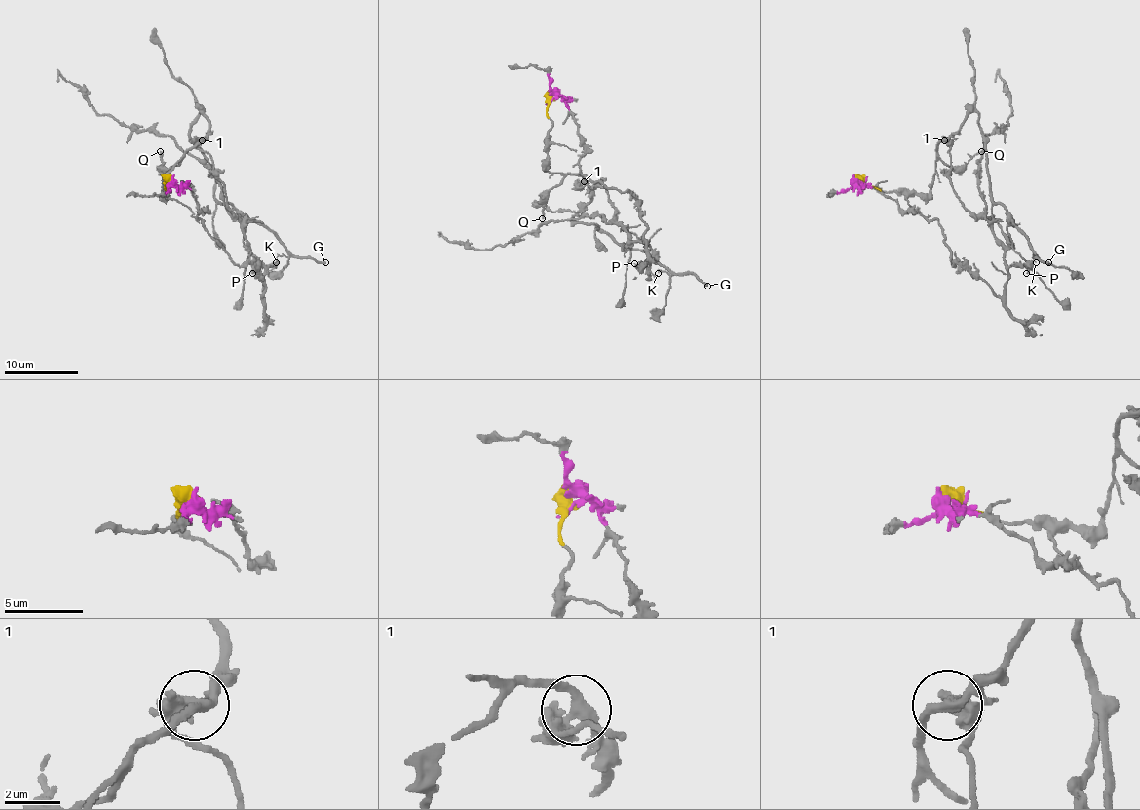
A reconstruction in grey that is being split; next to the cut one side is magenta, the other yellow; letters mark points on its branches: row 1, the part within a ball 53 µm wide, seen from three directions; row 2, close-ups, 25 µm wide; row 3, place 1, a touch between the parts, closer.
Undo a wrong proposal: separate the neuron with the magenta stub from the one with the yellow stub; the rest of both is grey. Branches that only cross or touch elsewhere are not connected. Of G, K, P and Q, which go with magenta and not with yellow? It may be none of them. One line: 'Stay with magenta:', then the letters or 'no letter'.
Stay with magenta: P

